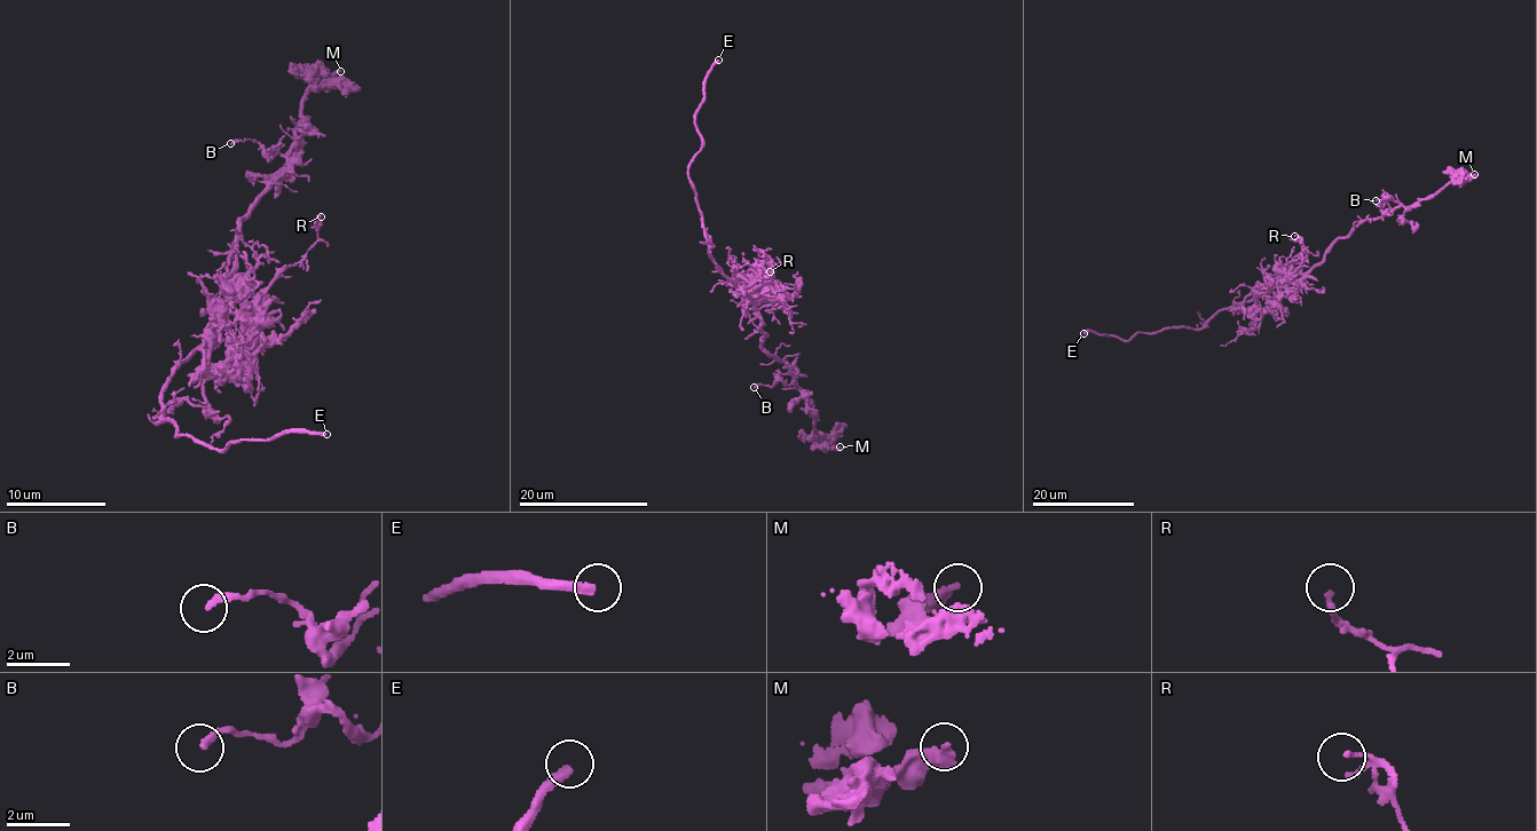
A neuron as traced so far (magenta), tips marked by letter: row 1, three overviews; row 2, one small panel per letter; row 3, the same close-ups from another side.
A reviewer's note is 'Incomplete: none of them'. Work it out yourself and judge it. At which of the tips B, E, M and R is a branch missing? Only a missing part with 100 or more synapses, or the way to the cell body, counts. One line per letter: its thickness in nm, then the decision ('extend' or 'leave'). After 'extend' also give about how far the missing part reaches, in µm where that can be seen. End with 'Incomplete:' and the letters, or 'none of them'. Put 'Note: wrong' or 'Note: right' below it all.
B: calibre 240 nm; leave
E: calibre 280 nm; extend; missing 25 µm
M: calibre 280 nm; leave
R: calibre 140 nm; leave
Incomplete: E
Note: wrong

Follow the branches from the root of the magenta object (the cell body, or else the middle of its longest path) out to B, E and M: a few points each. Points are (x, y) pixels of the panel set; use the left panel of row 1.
B: (210, 324), (223, 307), (239, 220), (288, 168), (284, 157), (267, 160), (247, 139), (230, 143)
E: (210, 324), (175, 363), (158, 424), (174, 421), (179, 435), (226, 451), (326, 434)
M: (210, 324), (223, 307), (239, 220), (285, 176), (306, 94), (340, 71)

